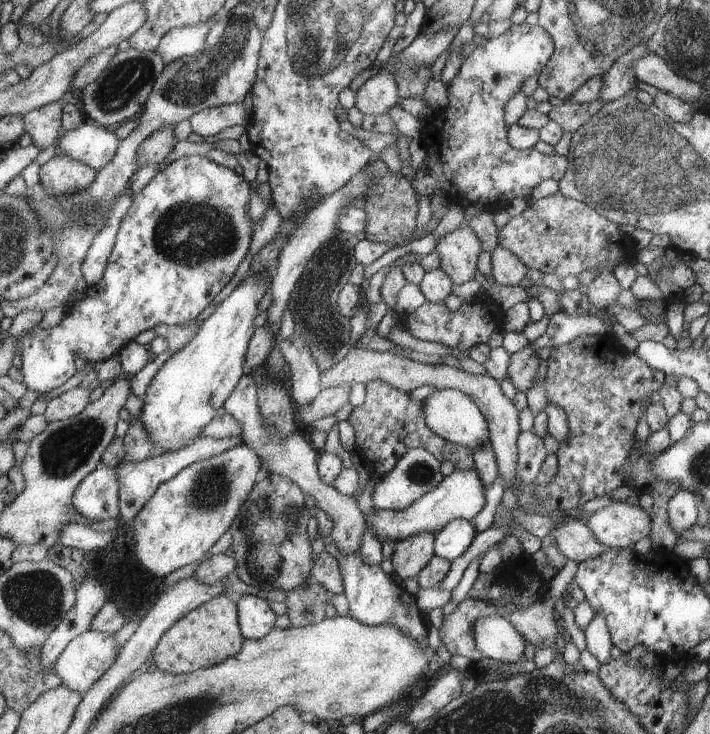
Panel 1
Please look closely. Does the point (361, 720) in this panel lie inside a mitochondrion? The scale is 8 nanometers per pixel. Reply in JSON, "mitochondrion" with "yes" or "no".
{"mitochondrion":"no"}

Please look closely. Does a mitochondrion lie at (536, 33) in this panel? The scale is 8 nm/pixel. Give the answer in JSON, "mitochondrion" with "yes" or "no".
{"mitochondrion":"no"}

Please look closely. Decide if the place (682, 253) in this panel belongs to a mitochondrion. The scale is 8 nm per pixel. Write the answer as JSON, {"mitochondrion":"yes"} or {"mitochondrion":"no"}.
{"mitochondrion":"no"}

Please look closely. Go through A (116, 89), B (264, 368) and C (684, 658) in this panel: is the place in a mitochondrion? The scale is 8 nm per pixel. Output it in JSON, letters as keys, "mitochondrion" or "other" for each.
{"A":"mitochondrion","B":"other","C":"other"}

